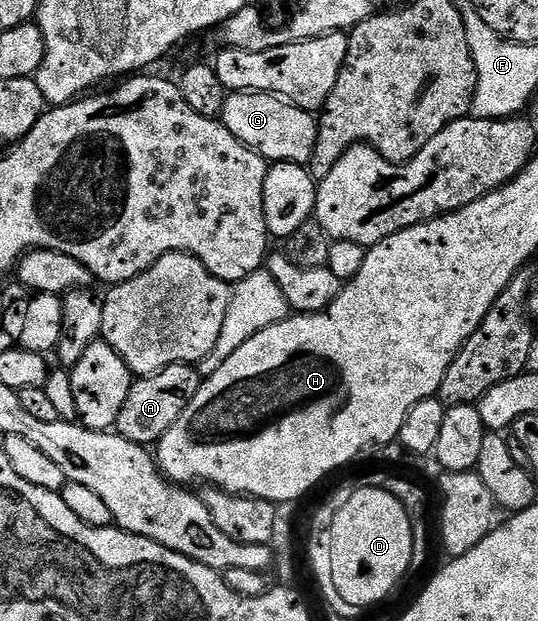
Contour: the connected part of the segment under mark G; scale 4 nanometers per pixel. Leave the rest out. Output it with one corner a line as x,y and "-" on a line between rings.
228,93
224,99
222,120
239,141
269,163
289,161
307,166
312,160
317,118
309,110
300,109
282,97
271,93

